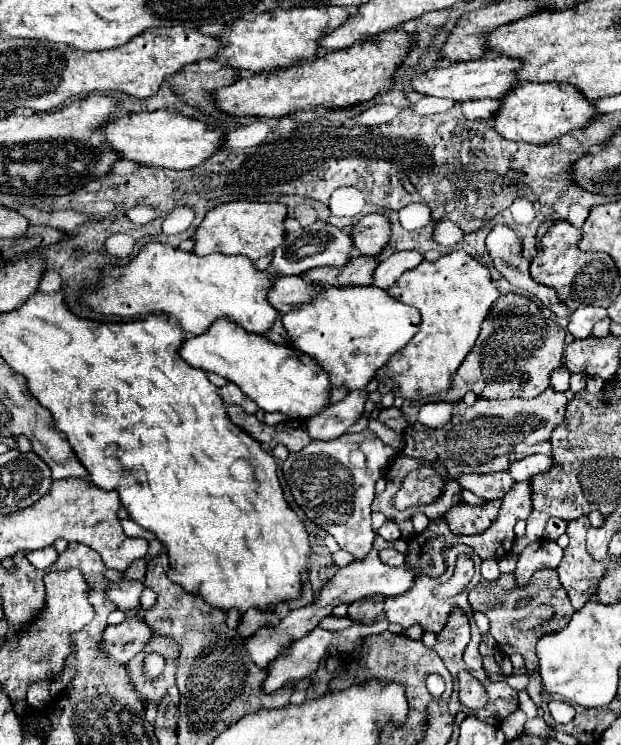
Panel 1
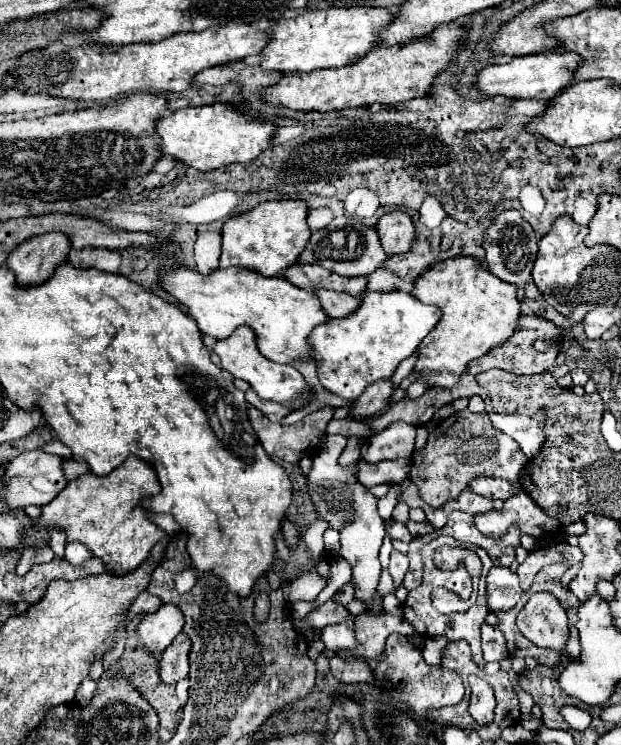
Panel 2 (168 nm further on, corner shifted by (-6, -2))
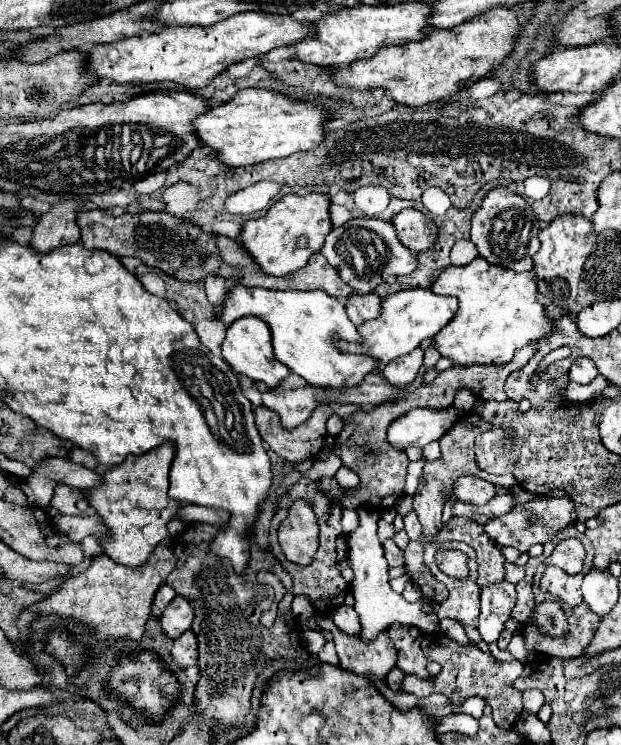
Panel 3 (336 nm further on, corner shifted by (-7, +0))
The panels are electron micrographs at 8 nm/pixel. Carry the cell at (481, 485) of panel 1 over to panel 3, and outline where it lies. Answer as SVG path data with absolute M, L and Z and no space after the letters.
M467 475L467 477L459 477L455 481L453 493L455 493L455 497L459 501L475 503L475 505L485 505L495 495L495 485L479 479L479 477Z

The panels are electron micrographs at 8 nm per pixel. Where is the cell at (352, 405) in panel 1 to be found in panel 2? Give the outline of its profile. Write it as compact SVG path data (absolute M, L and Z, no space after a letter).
M380 379L376 383L372 383L370 387L366 387L366 391L360 395L358 401L354 401L354 407L352 407L352 415L358 417L358 419L370 419L374 413L382 411L390 399L392 399L392 393L394 393L394 383L392 379Z

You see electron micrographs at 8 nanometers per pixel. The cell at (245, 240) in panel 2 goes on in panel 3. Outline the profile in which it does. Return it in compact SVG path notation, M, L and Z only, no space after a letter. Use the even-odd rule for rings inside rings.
M309 193L309 195L285 195L269 211L259 219L249 219L239 235L241 247L251 255L251 259L261 267L263 273L285 277L307 265L309 257L317 253L327 233L331 231L329 223L329 197L325 193ZM299 235L309 237L307 249L297 249L295 241Z

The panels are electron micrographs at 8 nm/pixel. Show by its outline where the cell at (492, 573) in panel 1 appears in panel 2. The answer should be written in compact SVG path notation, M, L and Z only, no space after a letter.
M492 567L486 577L486 597L488 611L510 611L520 601L522 589L518 585L518 575L508 567Z

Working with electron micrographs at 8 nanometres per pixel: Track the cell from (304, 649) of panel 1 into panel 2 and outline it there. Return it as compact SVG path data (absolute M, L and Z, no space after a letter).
M350 615L342 623L334 623L334 625L324 627L320 639L324 641L326 649L338 651L338 649L354 647L354 643L356 643L356 639L354 639L354 621L356 621L356 617Z

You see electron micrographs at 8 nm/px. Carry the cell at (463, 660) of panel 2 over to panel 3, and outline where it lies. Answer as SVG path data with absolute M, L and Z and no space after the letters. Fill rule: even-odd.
M425 635L421 641L421 649L427 659L437 661L441 665L441 671L431 682L415 675L406 675L401 685L403 691L411 693L419 699L434 693L443 694L450 701L465 701L469 697L480 696L489 701L489 705L493 709L495 725L499 725L499 729L513 729L515 721L523 713L521 691L517 691L513 687L513 681L523 671L523 663L519 663L519 661L501 663L501 661L495 661L489 653L483 653L473 643L459 645L457 641L447 641L447 639L435 637L435 635ZM445 655L459 655L459 657L445 657Z

